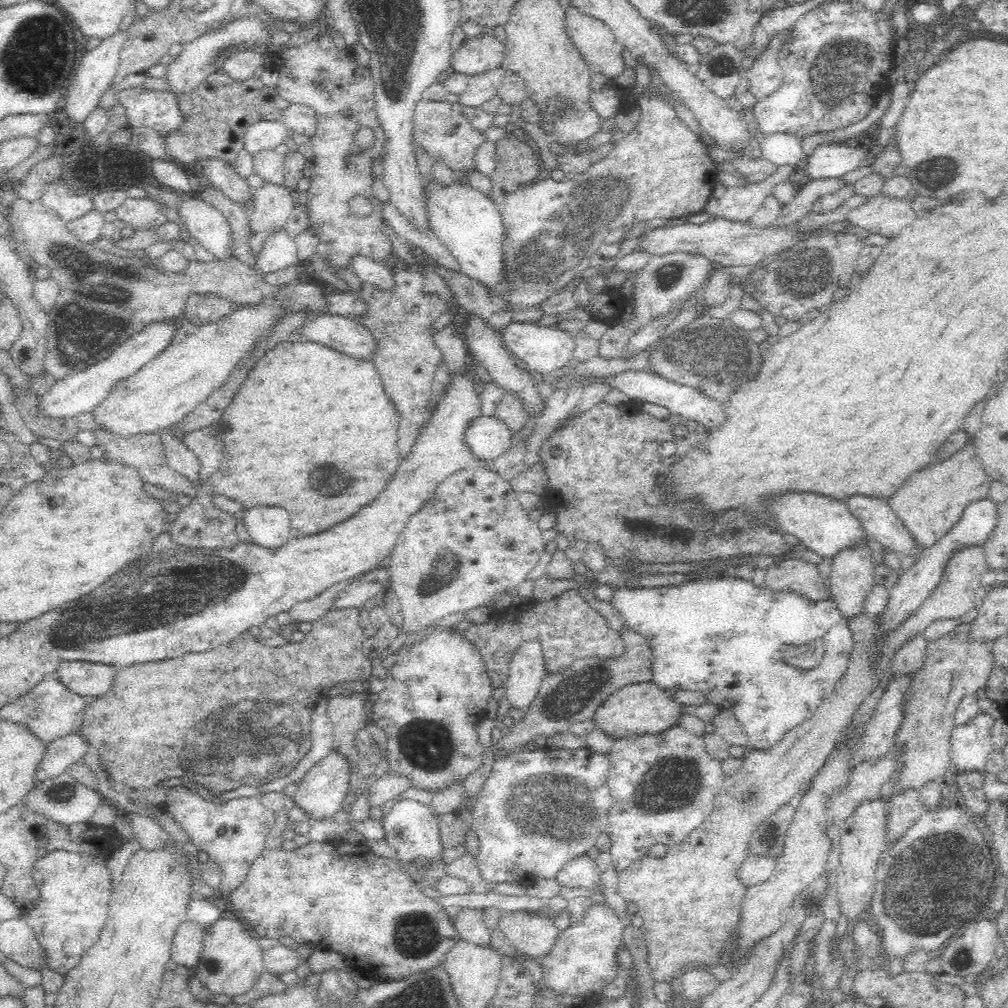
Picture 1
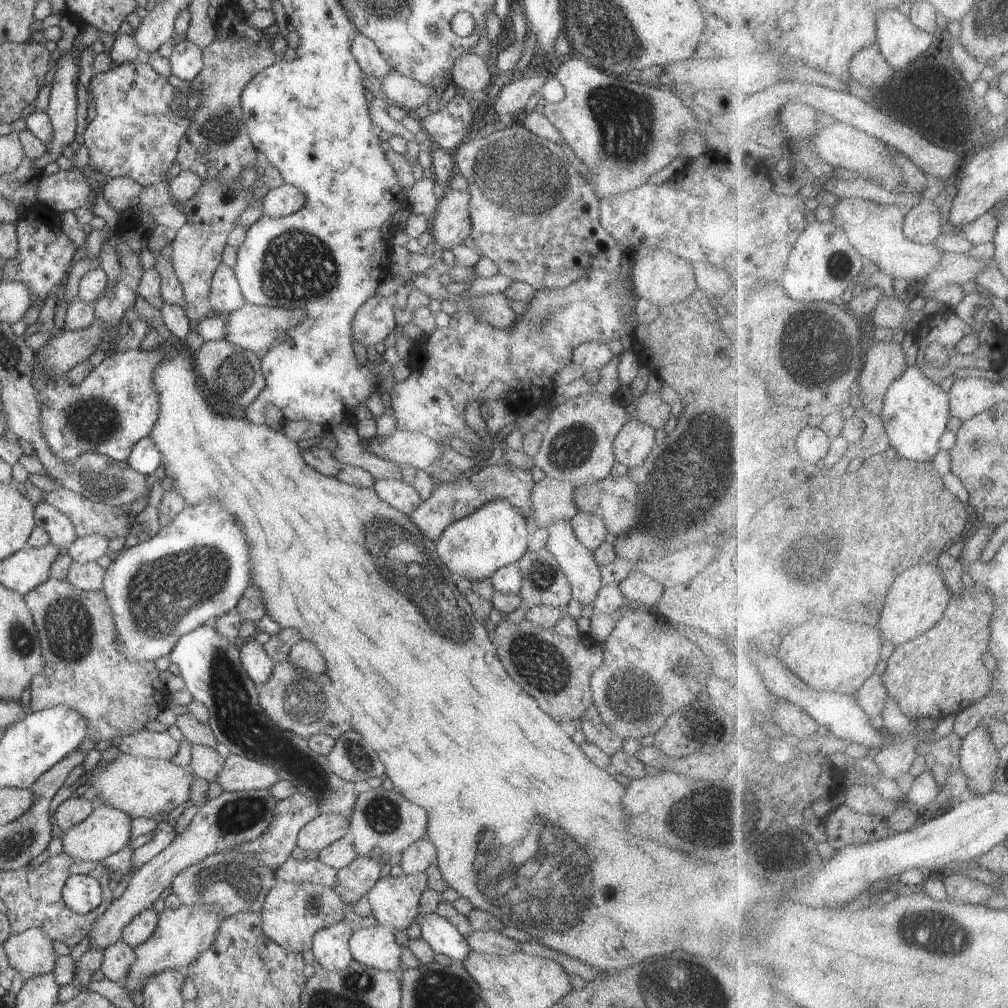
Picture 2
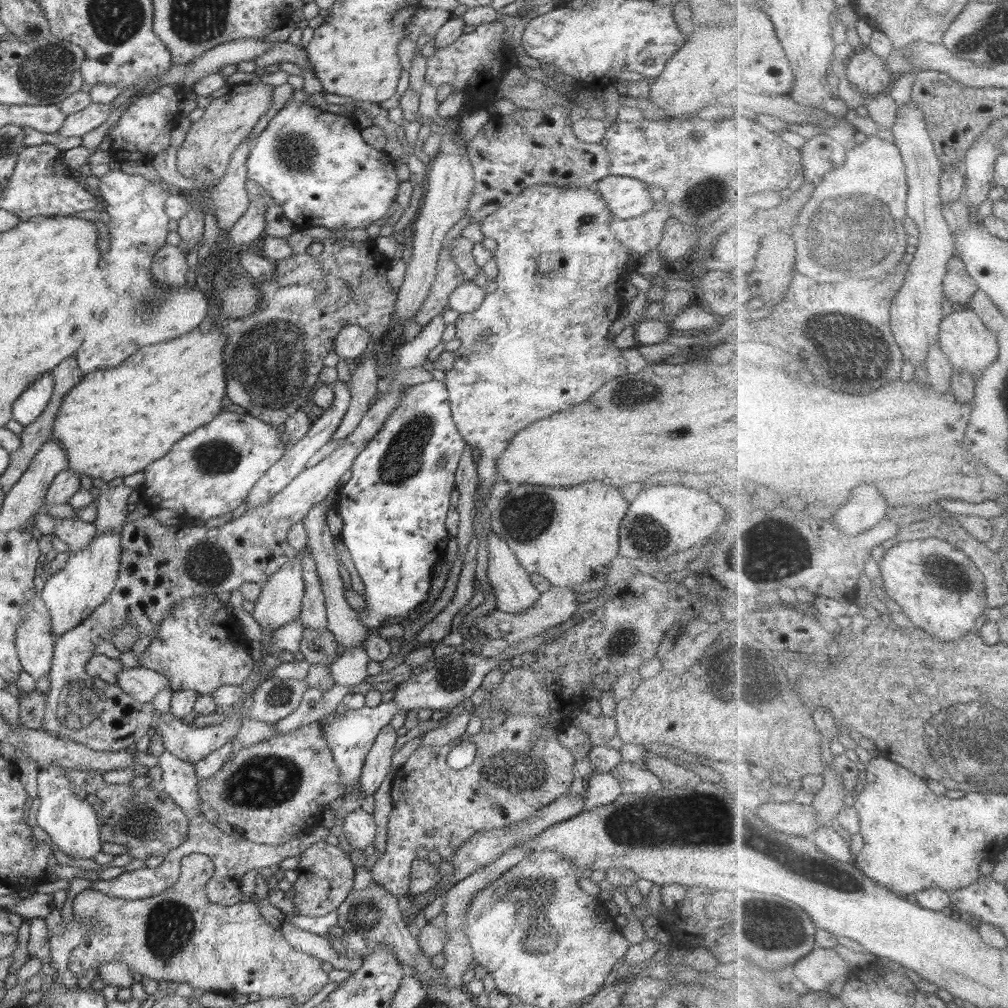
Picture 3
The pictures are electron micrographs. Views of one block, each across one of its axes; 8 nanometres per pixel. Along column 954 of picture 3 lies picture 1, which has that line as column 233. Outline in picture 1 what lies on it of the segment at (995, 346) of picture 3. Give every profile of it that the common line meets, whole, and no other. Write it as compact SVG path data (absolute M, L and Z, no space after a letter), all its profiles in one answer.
M240 306L237 311L203 326L194 325L183 317L168 346L136 374L114 382L106 392L108 396L90 410L95 428L120 438L130 438L136 434L160 433L182 420L224 384L228 372L250 348L256 336L274 324L276 318L284 316L274 308Z

